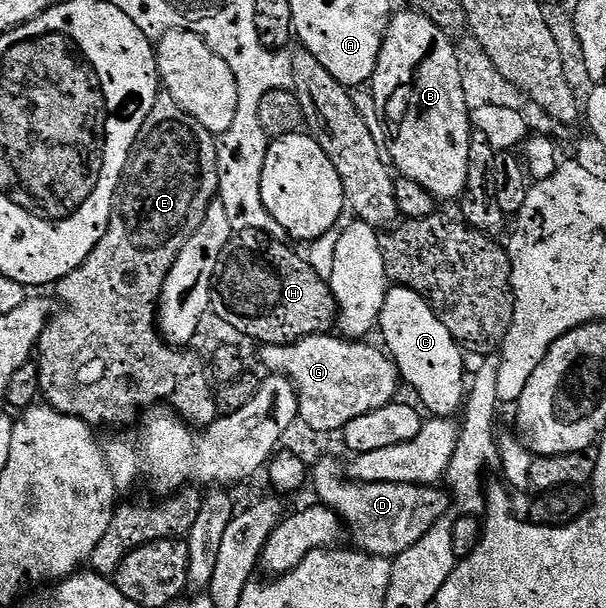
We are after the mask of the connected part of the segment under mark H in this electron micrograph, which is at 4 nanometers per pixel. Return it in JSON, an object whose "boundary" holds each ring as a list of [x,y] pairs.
{"boundary":[[[255,229],[235,232],[224,247],[214,273],[214,288],[210,290],[210,308],[230,329],[264,345],[294,345],[306,337],[321,337],[335,328],[338,304],[330,290],[330,282],[286,246],[285,240],[269,237]]]}

